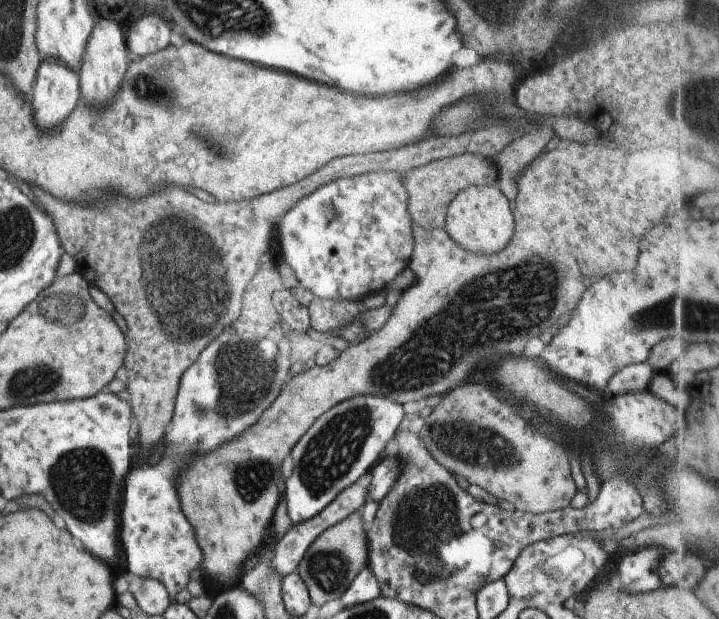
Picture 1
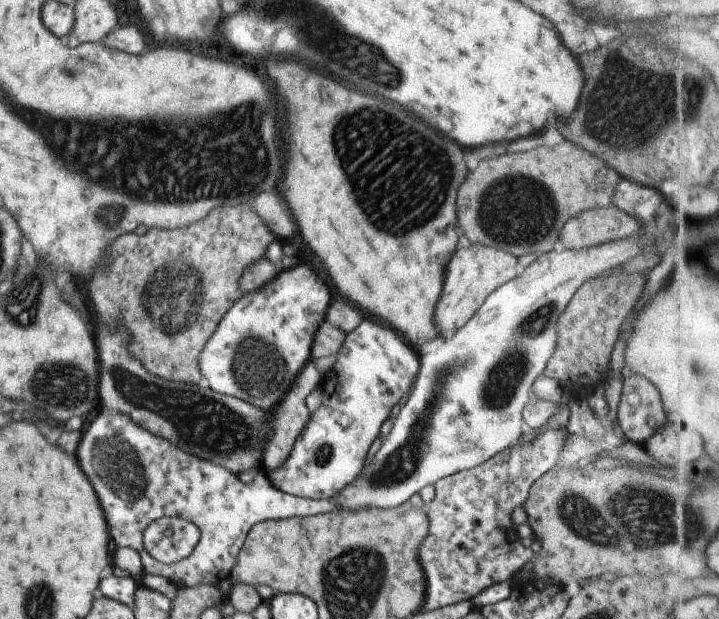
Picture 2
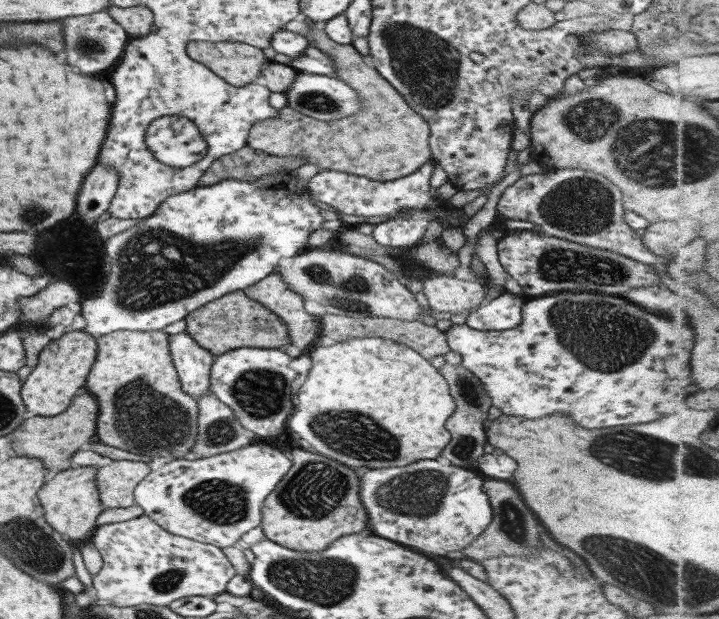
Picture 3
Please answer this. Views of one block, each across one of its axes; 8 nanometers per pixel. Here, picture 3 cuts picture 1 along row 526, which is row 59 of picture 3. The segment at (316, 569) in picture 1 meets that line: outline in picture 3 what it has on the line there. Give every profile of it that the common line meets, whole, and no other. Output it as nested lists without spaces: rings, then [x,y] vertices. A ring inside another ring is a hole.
[[[305,20],[310,24],[306,33],[306,40],[316,46],[317,50],[324,52],[334,64],[335,74],[331,77],[341,80],[349,89],[357,93],[361,110],[353,116],[347,116],[343,120],[317,121],[304,118],[299,112],[285,106],[277,110],[277,116],[271,120],[263,120],[252,124],[247,136],[247,146],[253,150],[260,150],[267,155],[278,157],[304,158],[307,164],[316,164],[317,170],[335,170],[337,172],[346,172],[355,176],[363,176],[369,180],[379,182],[392,181],[412,172],[415,172],[424,162],[432,158],[428,146],[428,126],[419,114],[415,113],[403,101],[401,97],[377,71],[364,59],[353,45],[340,45],[333,42],[324,29],[318,30],[315,22]]]

